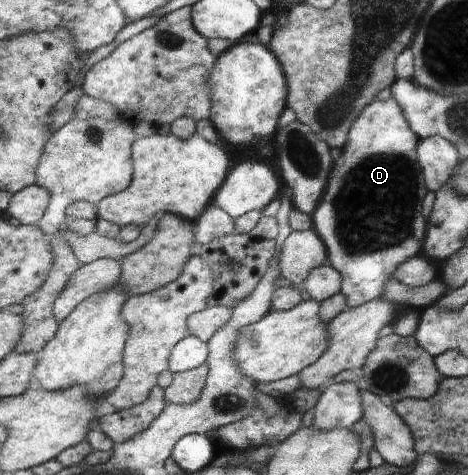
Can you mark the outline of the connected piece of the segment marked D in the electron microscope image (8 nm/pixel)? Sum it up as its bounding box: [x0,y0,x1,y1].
[312,100,429,308]

